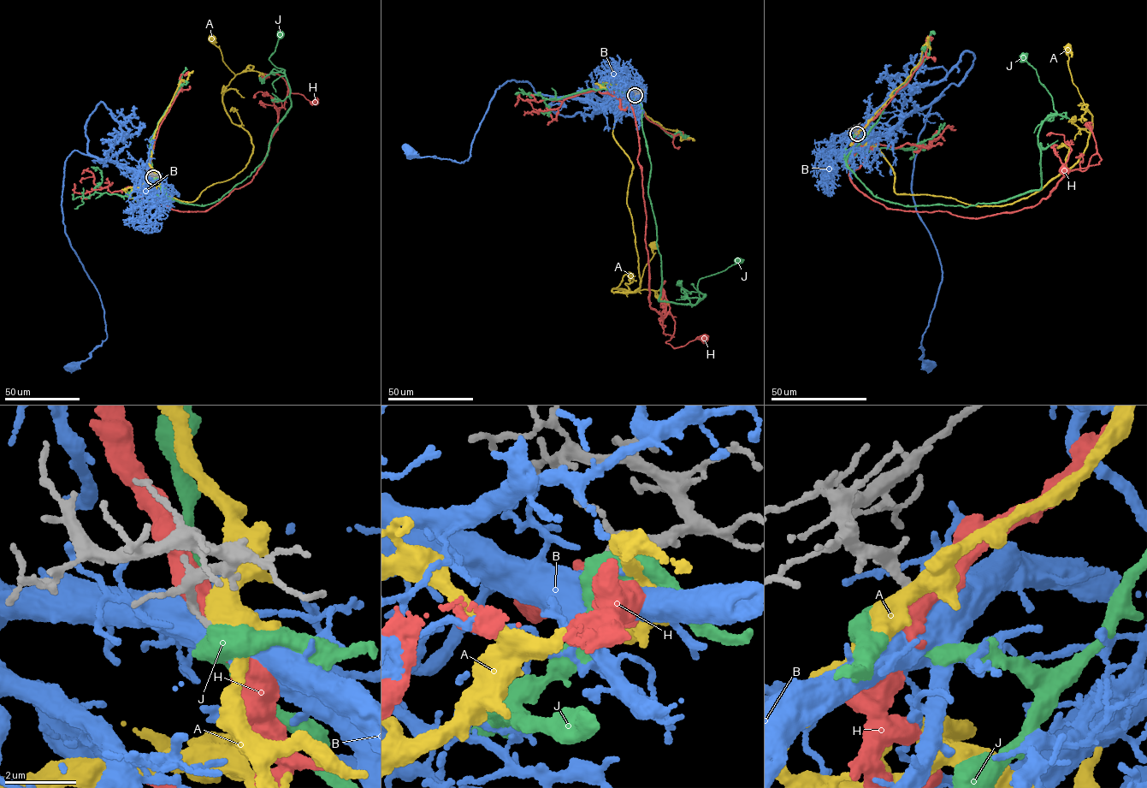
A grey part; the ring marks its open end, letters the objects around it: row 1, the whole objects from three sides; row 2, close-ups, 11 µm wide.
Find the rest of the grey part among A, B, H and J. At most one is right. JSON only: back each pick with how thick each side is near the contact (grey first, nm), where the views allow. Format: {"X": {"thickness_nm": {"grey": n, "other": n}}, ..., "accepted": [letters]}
{"B": {"thickness_nm": {"grey": 280, "other": 850}}, "accepted": ["B"]}

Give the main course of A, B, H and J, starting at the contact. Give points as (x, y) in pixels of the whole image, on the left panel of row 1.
A: (154, 177), (161, 192), (193, 201), (245, 168), (253, 152), (250, 134), (223, 104), (234, 74), (212, 38)
B: (153, 177), (77, 151), (67, 158), (62, 204), (64, 232), (99, 295), (107, 334), (90, 358), (71, 366)
H: (153, 177), (156, 183), (150, 190), (162, 204), (184, 211), (206, 210), (257, 174), (288, 88), (316, 101)
J: (154, 177), (163, 195), (201, 206), (262, 163), (290, 106), (284, 69), (269, 59), (280, 35)

